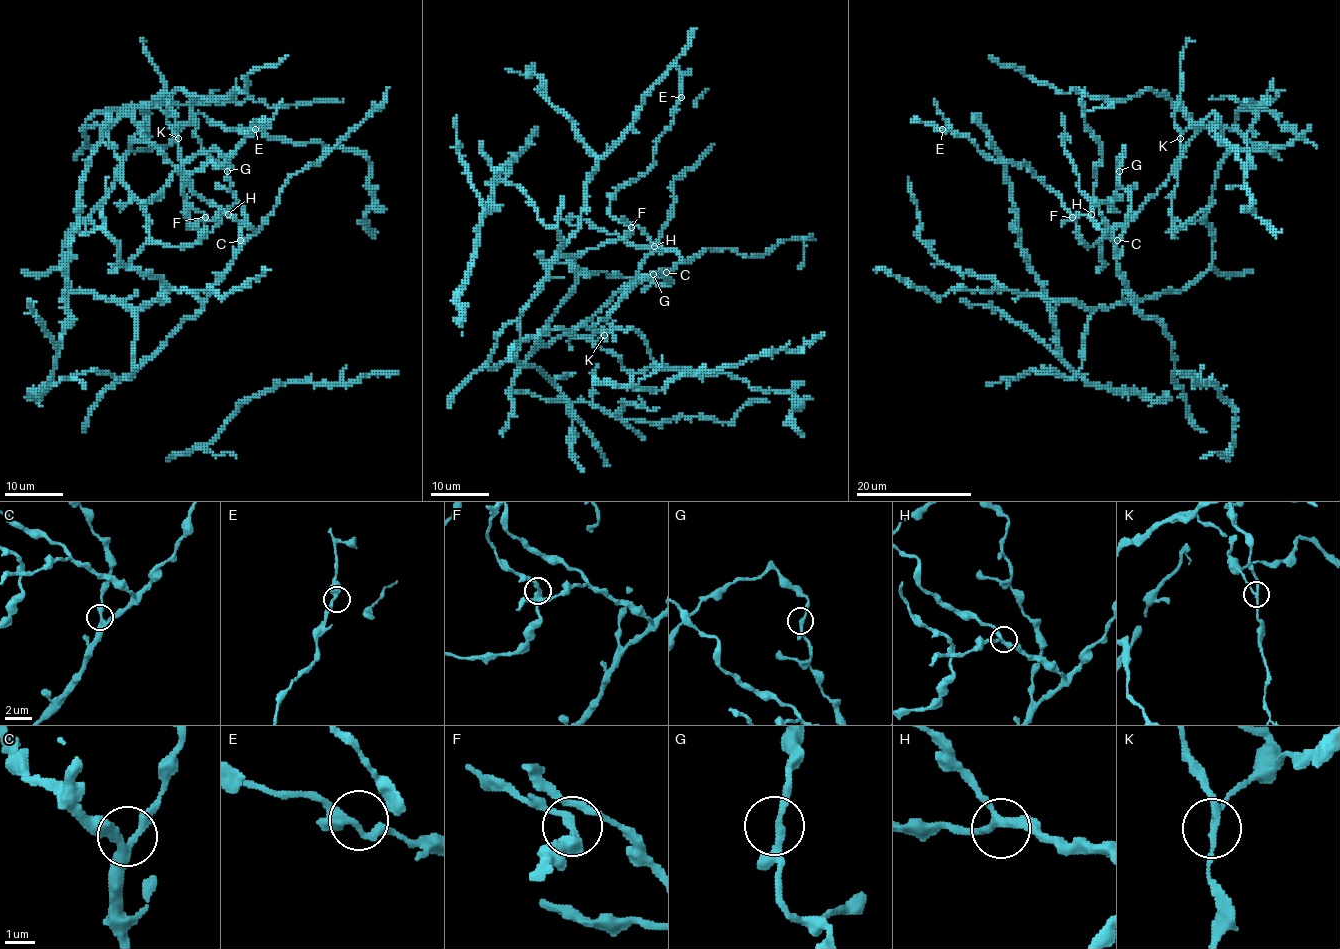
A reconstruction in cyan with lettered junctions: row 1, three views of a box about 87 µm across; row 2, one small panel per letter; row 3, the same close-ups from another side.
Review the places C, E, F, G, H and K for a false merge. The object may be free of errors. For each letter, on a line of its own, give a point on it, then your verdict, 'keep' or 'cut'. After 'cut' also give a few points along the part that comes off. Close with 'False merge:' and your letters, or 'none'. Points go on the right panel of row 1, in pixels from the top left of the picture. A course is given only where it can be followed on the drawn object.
C: at (1117, 240); keep
E: at (942, 129); keep
F: at (1072, 217); keep
G: at (1119, 171); keep
H: at (1091, 214); keep
K: at (1180, 138); cut; foreign part runs (1180, 137), (1181, 162), (1171, 202), (1174, 233), (1214, 201)
False merge: K

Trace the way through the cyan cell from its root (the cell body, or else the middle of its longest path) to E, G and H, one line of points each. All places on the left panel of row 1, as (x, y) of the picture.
E: (98, 126), (150, 239), (170, 246), (192, 246), (205, 229), (183, 184), (228, 162), (255, 129)
G: (98, 126), (153, 242), (192, 246), (205, 217), (219, 215), (247, 223), (248, 237), (227, 171)
H: (98, 126), (114, 147), (121, 182), (145, 211), (153, 242), (192, 246), (205, 229), (205, 217), (228, 214)

